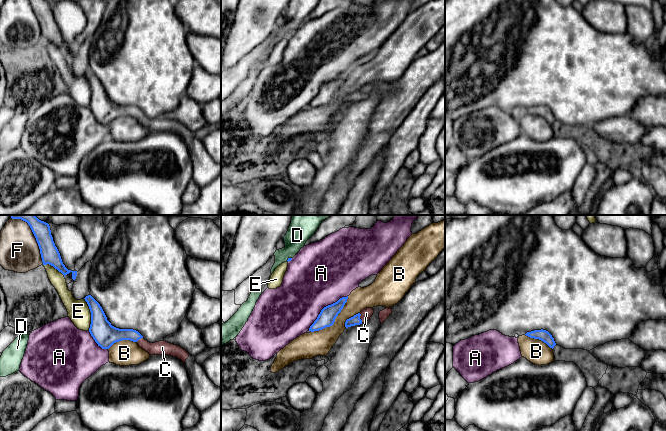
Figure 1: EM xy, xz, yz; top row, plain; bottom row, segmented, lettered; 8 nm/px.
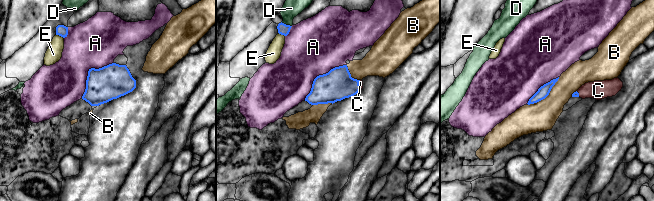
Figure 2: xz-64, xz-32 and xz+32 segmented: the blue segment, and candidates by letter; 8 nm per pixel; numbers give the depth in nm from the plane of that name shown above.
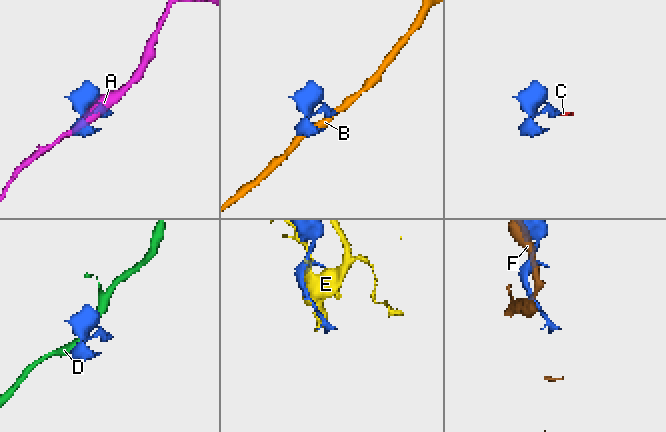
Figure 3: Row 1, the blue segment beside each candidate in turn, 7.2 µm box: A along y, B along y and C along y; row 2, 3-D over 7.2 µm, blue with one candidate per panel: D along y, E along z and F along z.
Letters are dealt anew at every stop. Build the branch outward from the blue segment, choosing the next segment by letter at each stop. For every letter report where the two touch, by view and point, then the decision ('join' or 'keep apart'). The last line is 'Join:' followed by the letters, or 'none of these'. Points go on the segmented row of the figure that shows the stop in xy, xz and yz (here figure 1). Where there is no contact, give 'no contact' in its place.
A: xz (324, 307) | keep apart
B: xz (334, 321) | keep apart
C: xz (359, 318) | join
D: xz (288, 258) | keep apart
E: xy (91, 314) | keep apart
F: xy (34, 235) | keep apart
Join: C

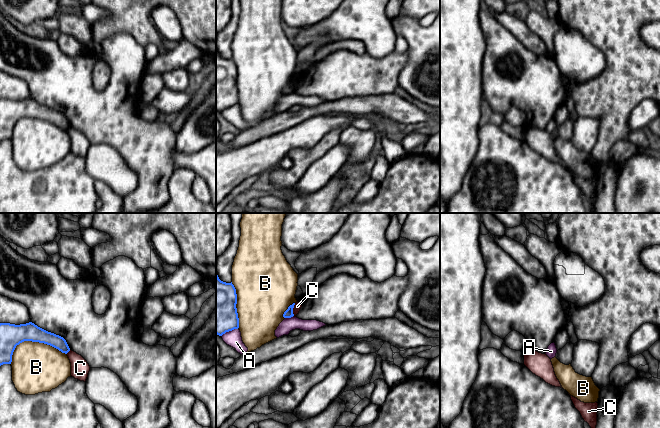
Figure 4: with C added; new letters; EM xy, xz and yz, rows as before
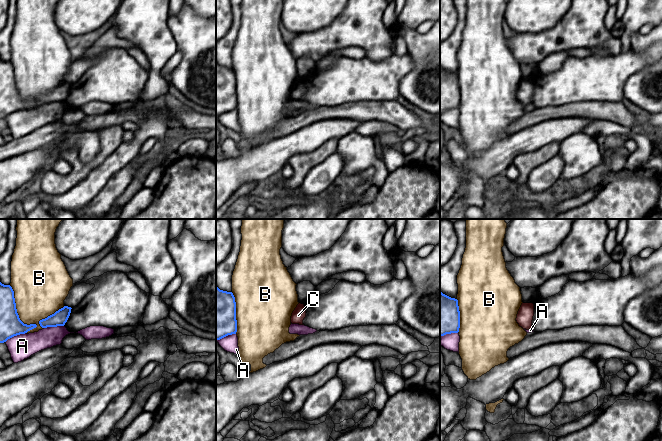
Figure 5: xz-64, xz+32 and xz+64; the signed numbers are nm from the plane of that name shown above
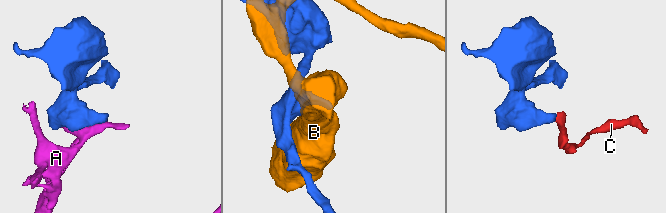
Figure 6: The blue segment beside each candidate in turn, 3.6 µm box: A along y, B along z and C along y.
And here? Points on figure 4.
A: xz (289, 317) | keep apart
B: xy (32, 341) | keep apart
C: xz (292, 309) | keep apart
Join: none of these

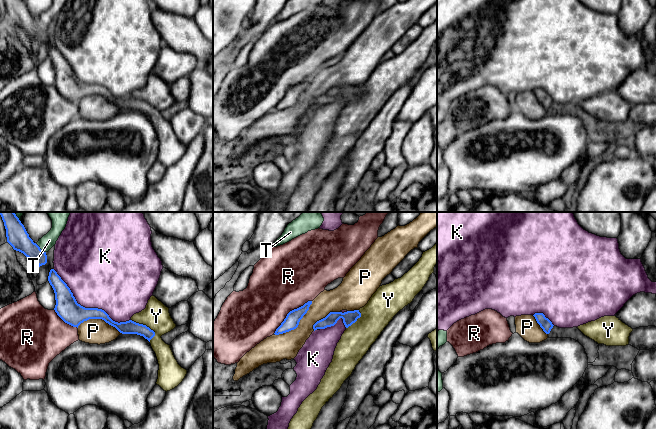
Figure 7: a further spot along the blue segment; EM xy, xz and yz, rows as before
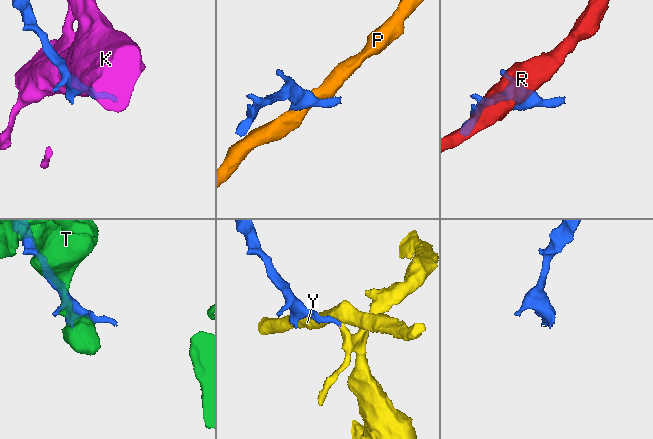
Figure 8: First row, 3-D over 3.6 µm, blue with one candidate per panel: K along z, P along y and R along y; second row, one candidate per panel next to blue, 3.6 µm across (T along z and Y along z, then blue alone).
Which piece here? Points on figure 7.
K: xy (87, 308) | keep apart
P: xz (298, 324) | keep apart
R: xz (289, 312) | keep apart
T: xy (40, 249) | keep apart
Y: xy (146, 326) | join
Join: Y

